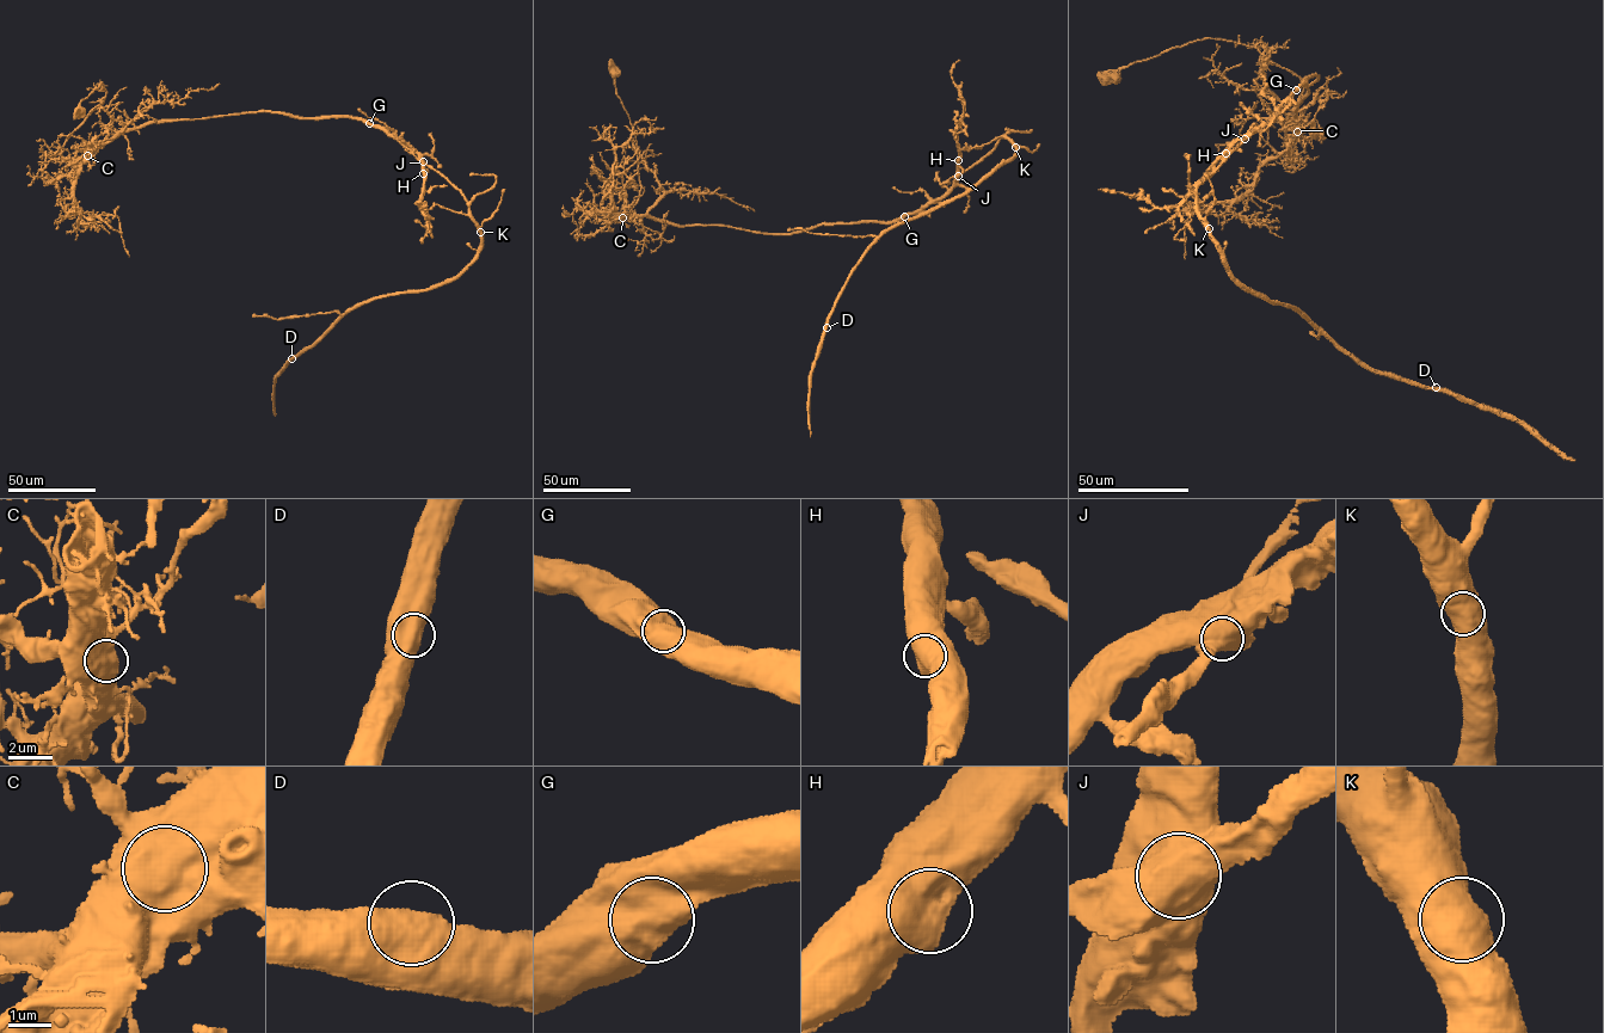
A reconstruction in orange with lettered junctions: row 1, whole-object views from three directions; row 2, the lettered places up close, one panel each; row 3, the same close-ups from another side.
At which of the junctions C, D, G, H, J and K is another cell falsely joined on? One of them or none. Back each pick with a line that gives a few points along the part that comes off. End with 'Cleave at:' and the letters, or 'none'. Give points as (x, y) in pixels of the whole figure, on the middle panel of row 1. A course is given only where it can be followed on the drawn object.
J: course (958, 176), (1002, 137), (1015, 147), (966, 191), (891, 226), (866, 253), (812, 370), (810, 437)
Cleave at: J

